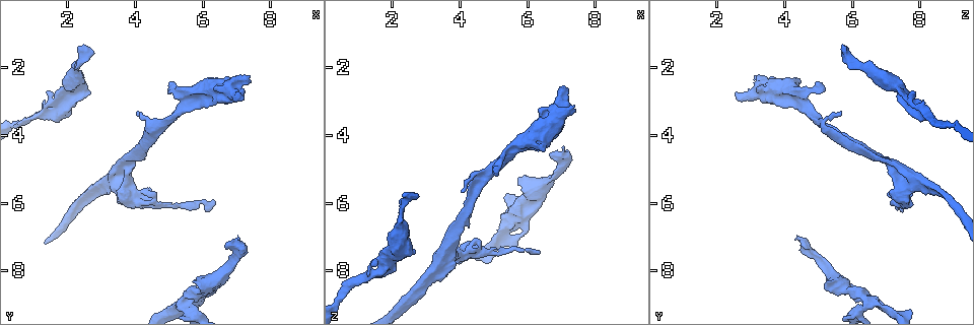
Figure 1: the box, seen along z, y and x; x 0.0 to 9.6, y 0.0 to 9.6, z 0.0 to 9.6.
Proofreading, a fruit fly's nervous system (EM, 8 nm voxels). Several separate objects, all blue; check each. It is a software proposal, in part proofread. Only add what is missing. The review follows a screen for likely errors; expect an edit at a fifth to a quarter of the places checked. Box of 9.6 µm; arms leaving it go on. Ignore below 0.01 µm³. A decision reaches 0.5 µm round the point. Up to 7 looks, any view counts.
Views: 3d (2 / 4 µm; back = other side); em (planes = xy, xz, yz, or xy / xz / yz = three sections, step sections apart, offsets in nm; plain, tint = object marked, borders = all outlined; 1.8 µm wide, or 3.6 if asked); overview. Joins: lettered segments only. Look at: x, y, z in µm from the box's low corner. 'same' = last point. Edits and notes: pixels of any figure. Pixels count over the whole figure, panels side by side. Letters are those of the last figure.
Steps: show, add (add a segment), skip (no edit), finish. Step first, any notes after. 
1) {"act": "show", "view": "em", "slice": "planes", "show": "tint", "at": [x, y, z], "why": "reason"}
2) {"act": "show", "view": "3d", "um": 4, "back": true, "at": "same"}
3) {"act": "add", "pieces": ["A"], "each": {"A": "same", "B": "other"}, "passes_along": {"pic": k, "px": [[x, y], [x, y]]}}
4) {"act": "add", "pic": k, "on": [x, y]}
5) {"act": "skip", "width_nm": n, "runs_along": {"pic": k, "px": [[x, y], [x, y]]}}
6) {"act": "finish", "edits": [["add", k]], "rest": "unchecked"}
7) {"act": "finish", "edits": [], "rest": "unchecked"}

{"act": "show", "view": "em", "slice": "planes", "show": "borders", "at": [1.40, 2.75, 7.85]}

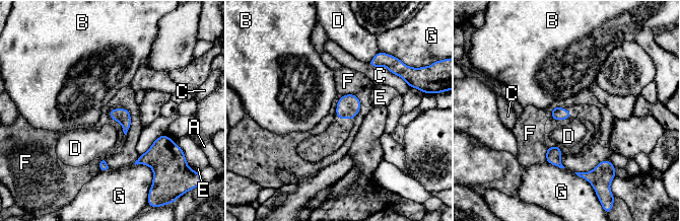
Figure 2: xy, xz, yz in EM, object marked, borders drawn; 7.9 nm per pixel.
{"act": "skip", "width_nm": 100, "each": {"A": "other", "B": "other", "C": "other", "D": "other", "E": "other", "F": "other", "G": "other"}, "border": {"pic": 2, "px": [[556, 105], [550, 112]]}, "found": "no lettered segment goes on from it"}

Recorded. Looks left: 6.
{"act": "show", "view": "3d", "um": 2, "at": [3.35, 5.10, 7.30], "why": "an open end"}

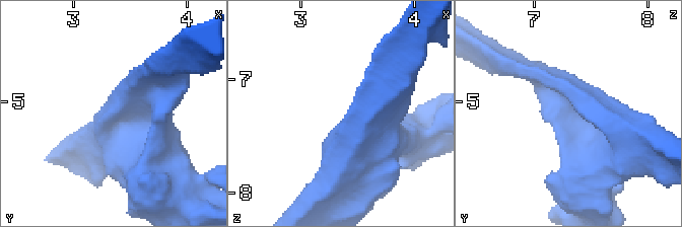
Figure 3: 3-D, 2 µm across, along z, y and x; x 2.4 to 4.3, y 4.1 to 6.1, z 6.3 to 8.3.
{"act": "show", "view": "em", "slice": "planes", "show": "borders", "at": [3.40, 5.06, 7.38], "why": "now the EM"}

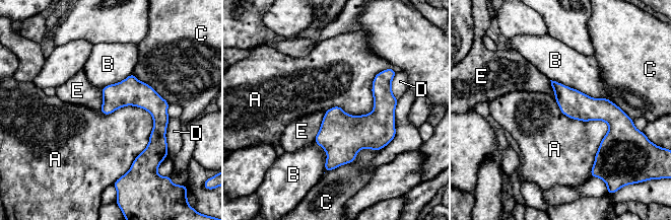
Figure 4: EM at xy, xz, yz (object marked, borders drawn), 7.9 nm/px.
{"act": "skip", "each": {"A": "other", "B": "other", "C": "other", "D": "other", "E": "other"}, "found": "no lettered segment goes on from it"}

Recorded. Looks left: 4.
{"act": "show", "view": "3d", "um": 4, "at": [7.05, 7.25, 4.60]}

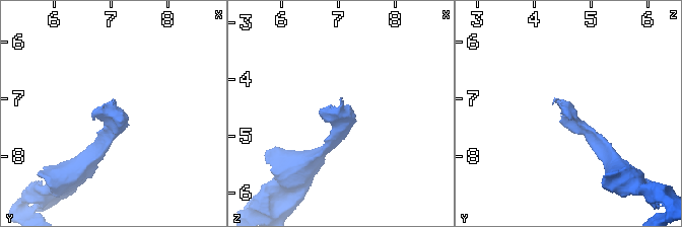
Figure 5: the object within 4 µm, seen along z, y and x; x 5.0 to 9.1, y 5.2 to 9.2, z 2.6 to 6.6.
{"act": "show", "view": "em", "um": 3.6, "slice": "planes", "show": "tint", "at": [7.05, 7.30, 4.60]}

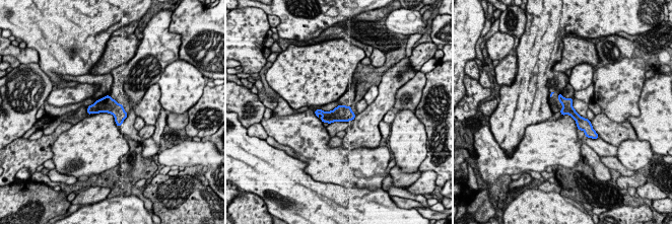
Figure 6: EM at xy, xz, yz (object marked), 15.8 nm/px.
{"act": "show", "view": "em", "um": 3.6, "slice": "planes", "show": "borders", "at": "same", "why": "what lies round it"}

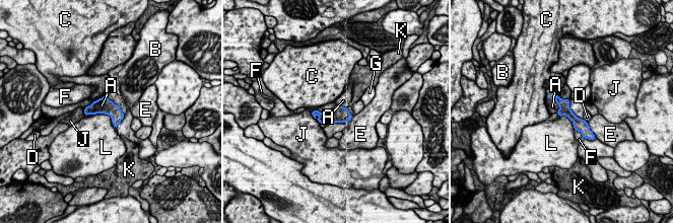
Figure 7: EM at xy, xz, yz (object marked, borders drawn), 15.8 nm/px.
{"act": "add", "pieces": ["A"], "width_nm": 190, "each": {"A": "same", "B": "other", "C": "other", "D": "other", "E": "other", "F": "other", "G": "other", "J": "other", "K": "other", "L": "other"}, "passes_along": {"pic": 7, "px": [[564, 109], [556, 102], [552, 106]]}, "found": "it goes on there"}

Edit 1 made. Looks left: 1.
{"act": "finish", "edits": [["add", 7]], "rest": "unchecked"}

